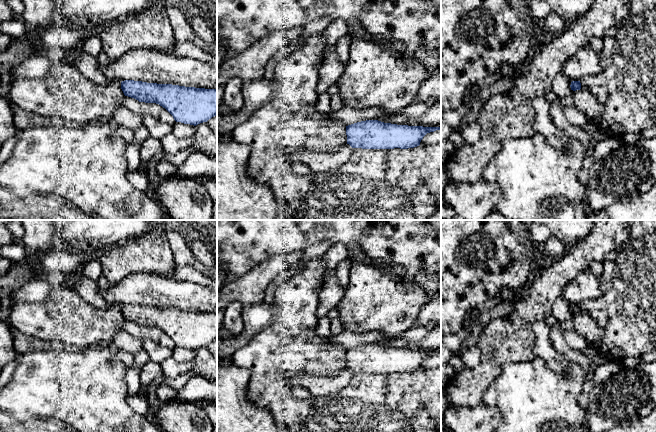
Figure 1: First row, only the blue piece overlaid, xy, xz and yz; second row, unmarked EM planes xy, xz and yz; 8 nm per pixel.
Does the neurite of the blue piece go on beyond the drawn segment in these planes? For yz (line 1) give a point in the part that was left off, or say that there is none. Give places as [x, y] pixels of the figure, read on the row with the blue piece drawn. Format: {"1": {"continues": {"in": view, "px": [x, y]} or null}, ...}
{"1": {"continues": null}}

